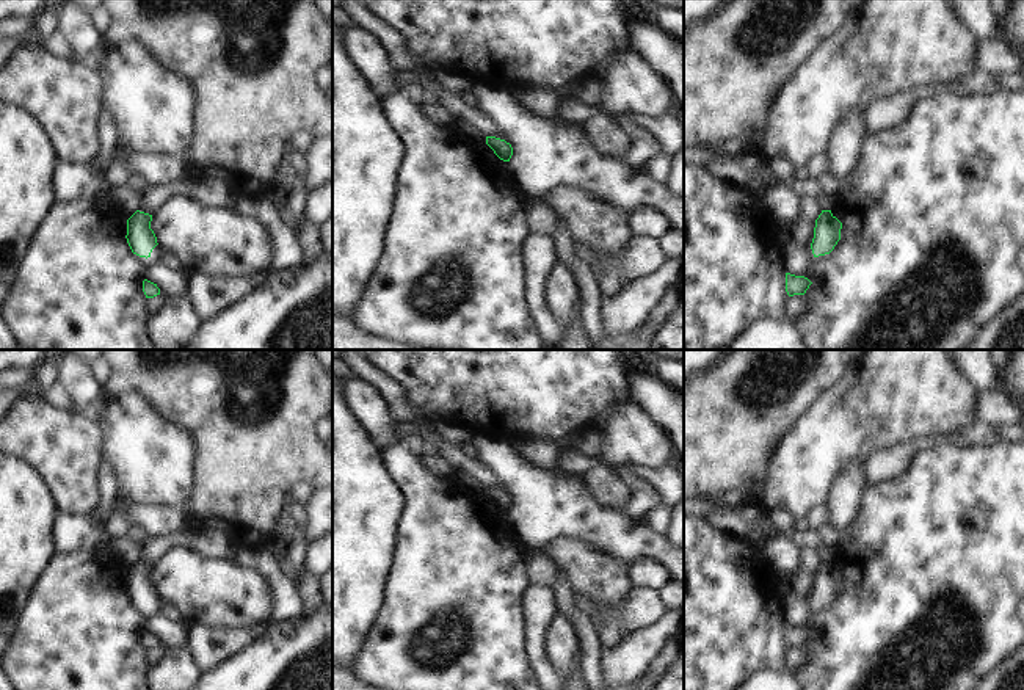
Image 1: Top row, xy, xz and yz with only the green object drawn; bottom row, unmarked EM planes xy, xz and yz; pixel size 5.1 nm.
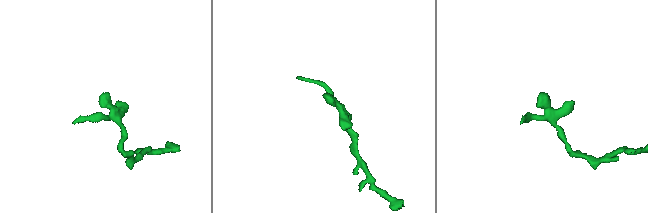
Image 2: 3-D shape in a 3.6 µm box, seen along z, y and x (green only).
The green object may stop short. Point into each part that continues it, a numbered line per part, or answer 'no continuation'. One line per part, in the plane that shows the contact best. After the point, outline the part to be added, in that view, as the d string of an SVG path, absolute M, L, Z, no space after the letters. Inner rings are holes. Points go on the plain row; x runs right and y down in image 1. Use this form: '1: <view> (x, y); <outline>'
no continuation

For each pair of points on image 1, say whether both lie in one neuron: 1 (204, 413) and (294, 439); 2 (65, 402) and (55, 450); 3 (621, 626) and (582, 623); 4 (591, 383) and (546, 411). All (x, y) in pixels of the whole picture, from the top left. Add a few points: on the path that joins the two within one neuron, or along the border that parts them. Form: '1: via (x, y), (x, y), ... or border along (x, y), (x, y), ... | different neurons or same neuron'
1: via (226, 419), (272, 439) | same neuron
2: border along (43, 394), (61, 408), (72, 410) | different neurons
3: border along (596, 632), (604, 648) | different neurons
4: via (580, 383), (574, 383), (557, 400) | same neuron

